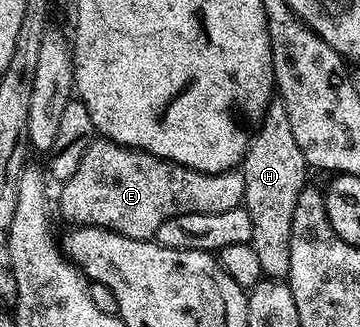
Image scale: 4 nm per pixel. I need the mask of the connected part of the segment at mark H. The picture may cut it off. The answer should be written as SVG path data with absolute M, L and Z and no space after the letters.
M280 100L270 101L262 114L265 115L257 131L248 139L245 157L239 167L245 175L243 209L251 216L251 245L258 256L262 275L281 278L288 275L291 268L291 220L296 201L307 189L307 163L303 152L299 152L299 144L295 144L285 105Z

